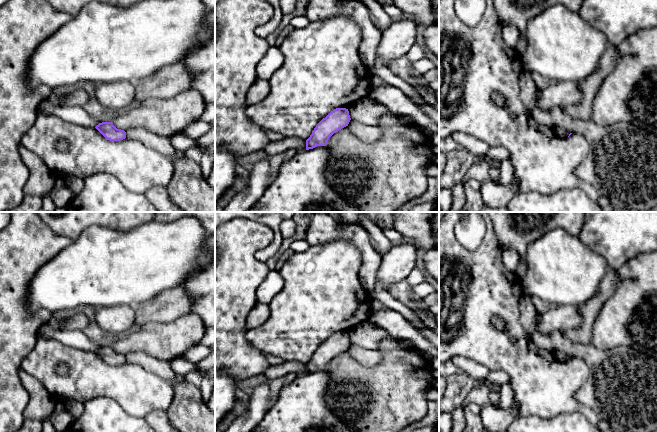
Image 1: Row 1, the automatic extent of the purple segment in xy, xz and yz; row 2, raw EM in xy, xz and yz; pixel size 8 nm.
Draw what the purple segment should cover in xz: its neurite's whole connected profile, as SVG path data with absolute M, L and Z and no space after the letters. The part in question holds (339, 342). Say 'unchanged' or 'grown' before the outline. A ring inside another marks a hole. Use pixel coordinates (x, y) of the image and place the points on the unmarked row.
unchanged; M336 332L323 342L306 364L306 374L326 370L329 362L340 353L348 350L351 342L346 332Z

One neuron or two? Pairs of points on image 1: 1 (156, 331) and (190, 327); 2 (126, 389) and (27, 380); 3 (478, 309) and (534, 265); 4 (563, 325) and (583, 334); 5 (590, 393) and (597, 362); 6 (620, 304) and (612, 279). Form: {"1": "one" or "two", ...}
{"1": "one", "2": "two", "3": "two", "4": "two", "5": "one", "6": "two"}

